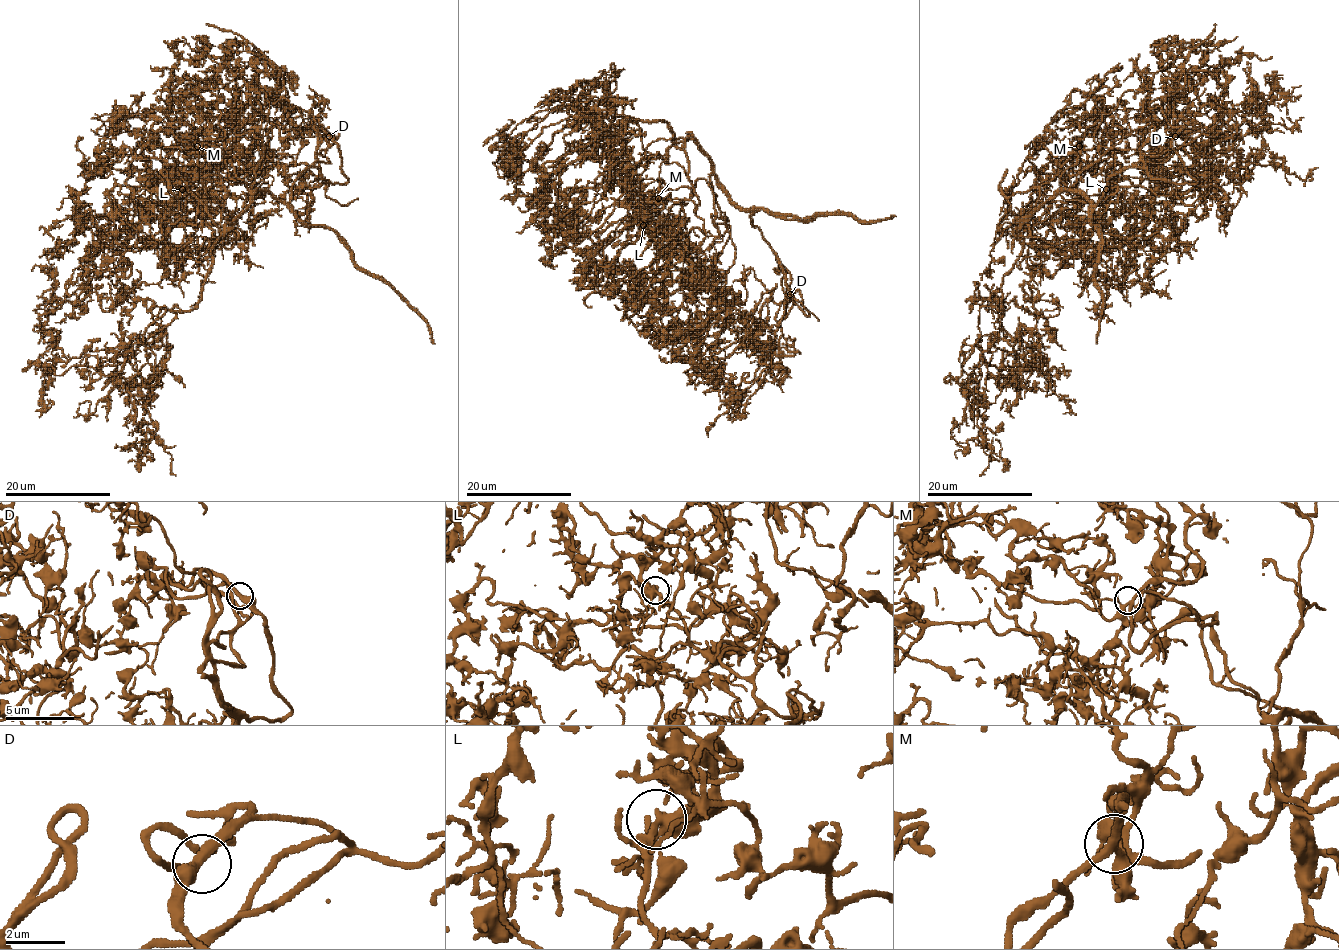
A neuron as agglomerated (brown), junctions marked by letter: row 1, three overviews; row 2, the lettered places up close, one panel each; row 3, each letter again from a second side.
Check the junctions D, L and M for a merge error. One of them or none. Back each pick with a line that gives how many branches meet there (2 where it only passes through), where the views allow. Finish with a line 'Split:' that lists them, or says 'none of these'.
Split: none of these

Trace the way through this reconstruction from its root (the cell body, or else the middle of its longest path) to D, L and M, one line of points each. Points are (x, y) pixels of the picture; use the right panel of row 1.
D: (1063, 191), (1076, 190), (1094, 205), (1113, 175), (1145, 154), (1178, 150), (1202, 133), (1183, 128), (1175, 136)
L: (1063, 191), (1019, 232), (1053, 244), (1088, 231), (1090, 236), (1081, 236), (1084, 222), (1105, 212), (1106, 189)
M: (1063, 191), (1056, 191), (1065, 189), (1060, 177), (1077, 157), (1069, 153), (1065, 162), (1060, 162), (1079, 146)

